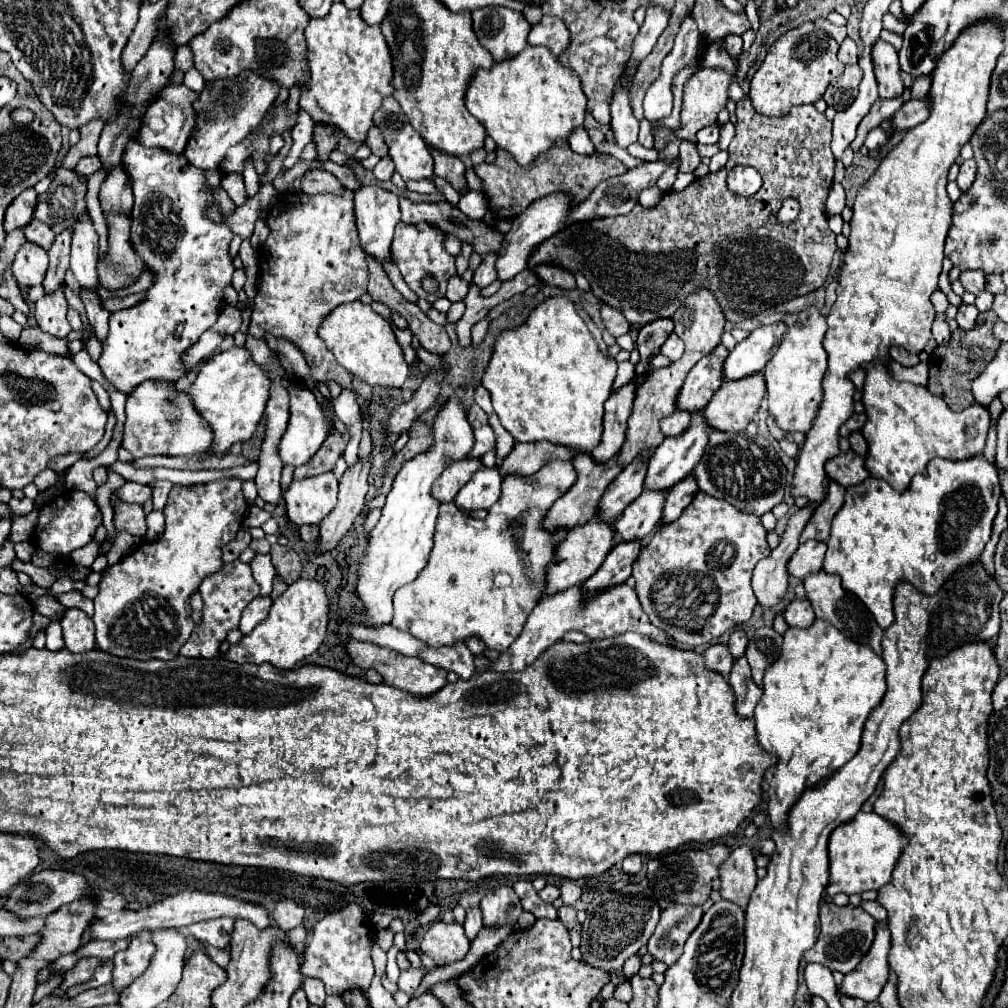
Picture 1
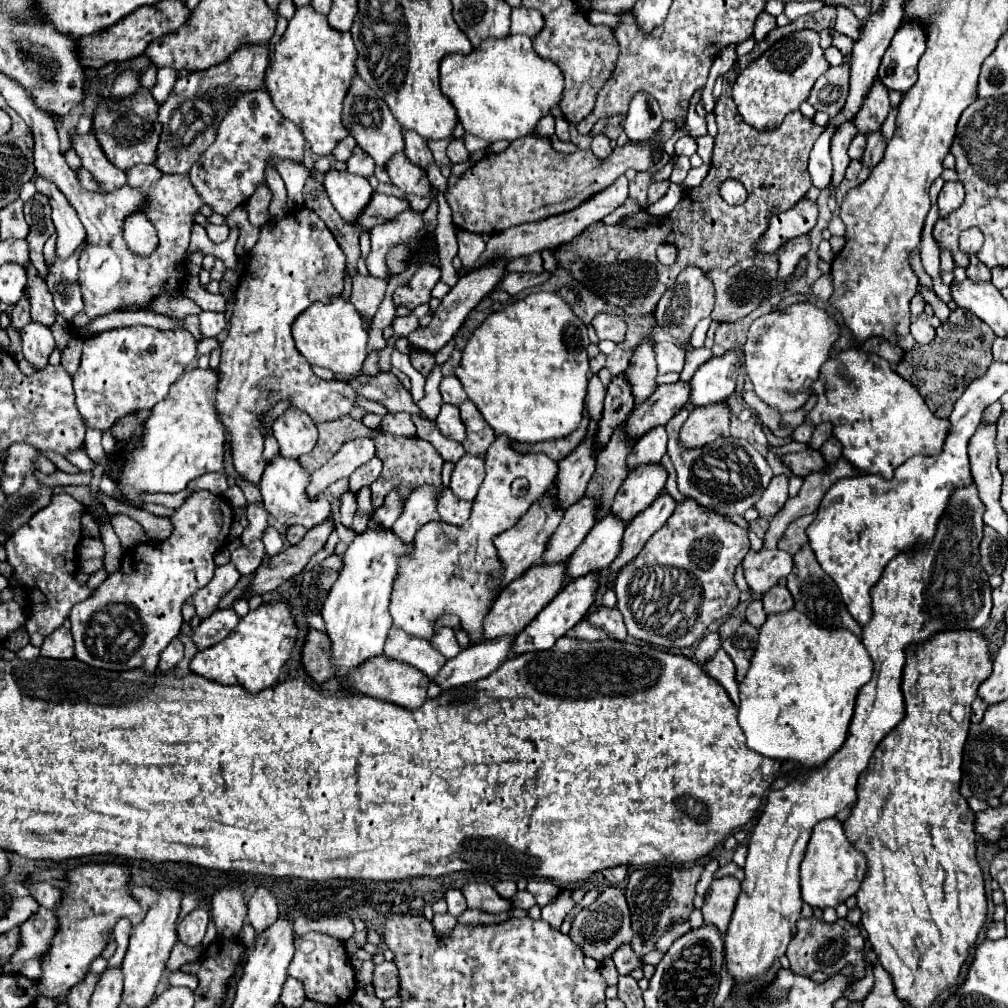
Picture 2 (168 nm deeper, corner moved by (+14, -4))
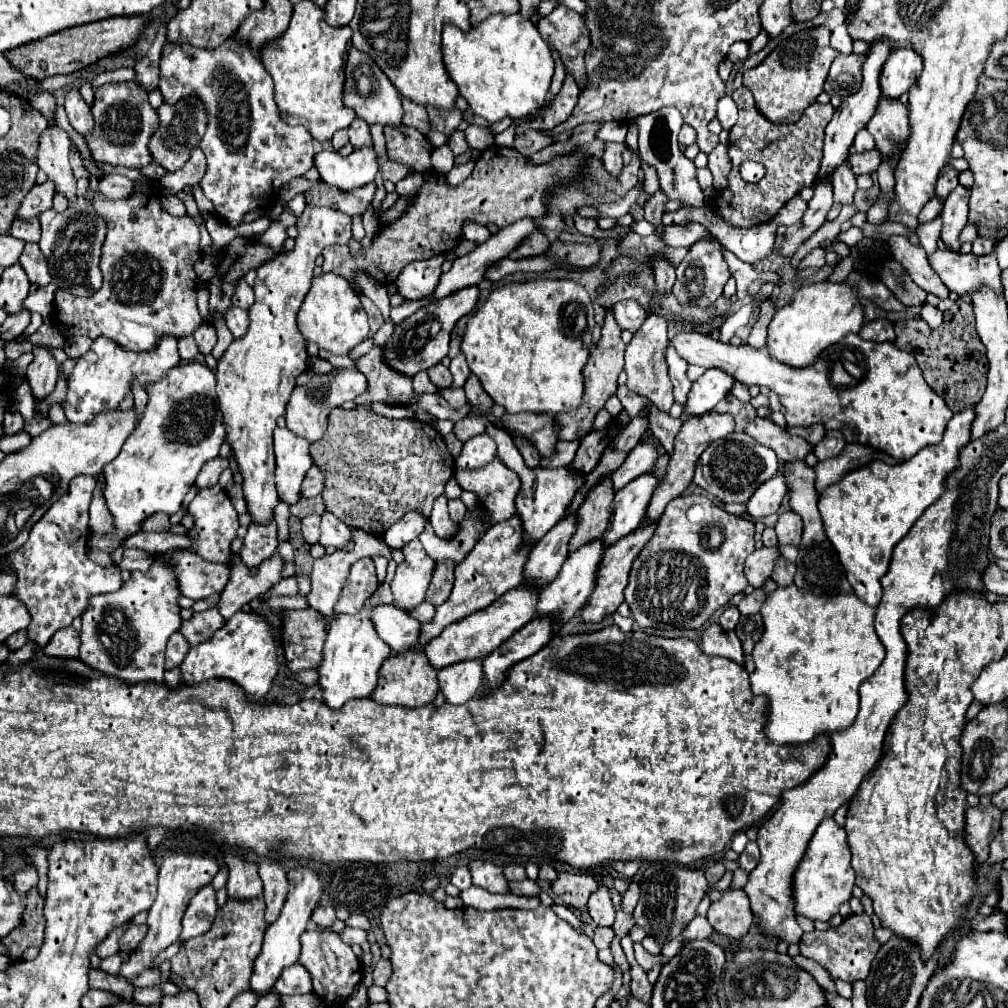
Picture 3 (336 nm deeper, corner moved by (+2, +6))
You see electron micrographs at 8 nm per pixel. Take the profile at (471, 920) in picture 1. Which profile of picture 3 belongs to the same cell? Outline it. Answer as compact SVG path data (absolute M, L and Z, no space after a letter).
M460 866L460 868L456 868L456 872L452 874L450 882L452 882L454 886L458 886L460 890L466 890L466 888L470 888L470 886L472 886L472 876L470 876L470 870L468 870L466 866Z

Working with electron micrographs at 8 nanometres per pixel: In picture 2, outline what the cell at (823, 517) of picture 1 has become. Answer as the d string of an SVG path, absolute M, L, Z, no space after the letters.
M816 514L802 516L800 520L794 520L794 522L788 526L784 538L778 542L778 548L784 550L784 552L788 552L788 554L792 554L792 556L798 554L800 548L808 542L808 538L806 538L806 528L812 524L814 516L816 516Z

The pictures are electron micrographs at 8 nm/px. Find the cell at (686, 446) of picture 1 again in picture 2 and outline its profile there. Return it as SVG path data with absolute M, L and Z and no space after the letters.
M640 464L628 474L628 480L620 486L614 498L612 512L630 522L638 512L648 508L664 490L668 470L662 464Z

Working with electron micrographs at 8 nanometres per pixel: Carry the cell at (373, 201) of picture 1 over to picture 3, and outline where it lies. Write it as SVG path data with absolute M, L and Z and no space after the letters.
M354 148L352 154L340 156L334 150L322 150L314 158L320 180L340 190L354 190L374 180L378 172L378 154L374 148Z

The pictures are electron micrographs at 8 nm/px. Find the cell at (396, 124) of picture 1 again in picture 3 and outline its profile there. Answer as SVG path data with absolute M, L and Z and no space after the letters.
M354 46L348 50L346 54L346 62L344 62L344 74L346 74L346 82L344 82L344 104L348 108L352 108L362 120L366 120L368 124L382 124L382 126L398 126L402 124L402 100L398 90L392 86L392 82L386 78L386 74L376 66L376 62L372 62L372 58L368 58L368 54L356 50Z

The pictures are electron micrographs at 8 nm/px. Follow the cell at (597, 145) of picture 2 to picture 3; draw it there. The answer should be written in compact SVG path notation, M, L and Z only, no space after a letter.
M606 142L606 152L604 152L604 168L608 170L608 174L612 178L618 178L622 172L622 150L626 148L626 144L618 144L618 142Z

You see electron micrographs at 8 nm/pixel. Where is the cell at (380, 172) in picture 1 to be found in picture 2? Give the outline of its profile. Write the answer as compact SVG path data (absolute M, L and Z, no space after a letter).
M354 148L354 154L346 164L348 164L348 172L352 172L356 176L370 178L374 174L374 162L362 148Z

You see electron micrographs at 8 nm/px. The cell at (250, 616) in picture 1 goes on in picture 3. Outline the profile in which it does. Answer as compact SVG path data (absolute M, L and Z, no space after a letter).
M216 608L212 610L204 610L204 612L194 612L190 620L184 620L184 626L180 626L180 634L184 634L186 642L190 642L190 646L196 646L200 642L204 642L206 638L210 638L218 628L224 626L224 618L220 616L220 612Z

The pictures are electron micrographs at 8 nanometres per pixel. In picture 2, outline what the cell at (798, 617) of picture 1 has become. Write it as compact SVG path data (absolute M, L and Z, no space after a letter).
M772 586L772 588L764 594L762 602L764 602L766 614L788 612L788 610L794 608L794 600L792 600L788 588L784 588L784 586Z

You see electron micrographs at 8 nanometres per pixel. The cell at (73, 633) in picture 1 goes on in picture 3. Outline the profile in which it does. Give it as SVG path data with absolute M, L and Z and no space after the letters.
M70 626L58 630L44 648L44 652L56 658L78 658L78 648L80 648L80 634Z

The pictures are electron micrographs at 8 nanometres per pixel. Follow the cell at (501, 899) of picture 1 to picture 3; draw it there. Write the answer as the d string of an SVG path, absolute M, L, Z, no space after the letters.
M474 860L470 862L470 872L472 872L472 882L488 892L494 894L506 894L508 892L508 882L502 874L502 868L492 864L492 862L482 862Z

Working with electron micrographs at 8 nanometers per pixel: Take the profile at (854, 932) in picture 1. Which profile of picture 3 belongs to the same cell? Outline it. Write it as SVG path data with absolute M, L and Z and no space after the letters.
M850 914L844 918L844 922L838 928L830 928L826 932L814 930L810 934L804 934L800 940L800 954L804 958L818 962L822 968L826 968L834 982L864 980L870 972L870 964L878 948L880 948L880 942L874 938L874 926L868 914Z

